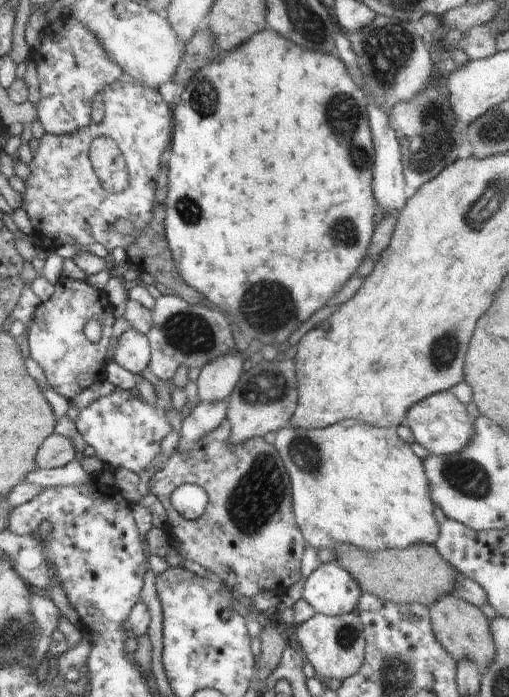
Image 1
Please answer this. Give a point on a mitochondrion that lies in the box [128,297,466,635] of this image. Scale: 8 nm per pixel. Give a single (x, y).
(254, 501)

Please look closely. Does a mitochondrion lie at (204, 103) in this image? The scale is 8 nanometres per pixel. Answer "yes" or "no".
yes

